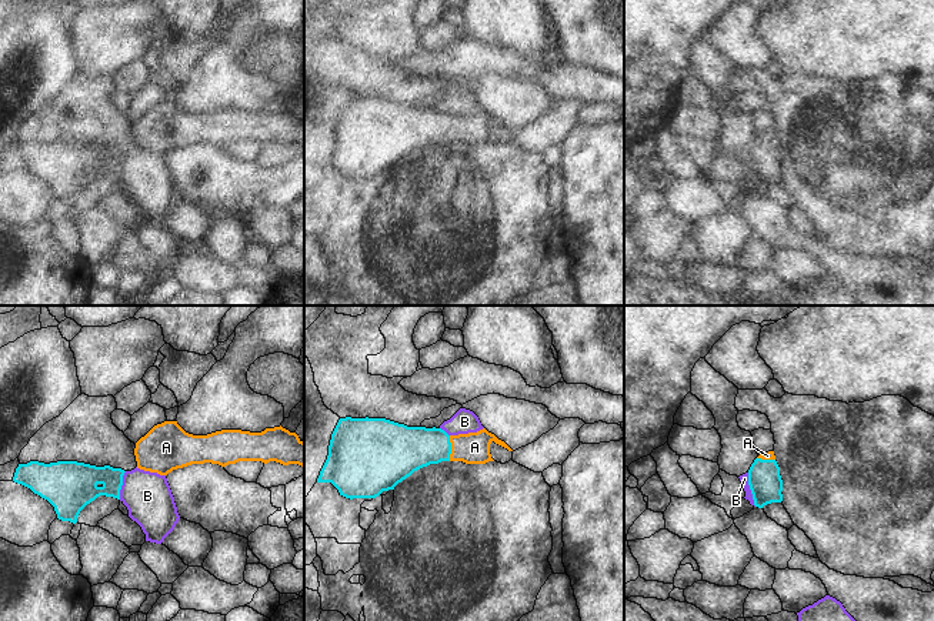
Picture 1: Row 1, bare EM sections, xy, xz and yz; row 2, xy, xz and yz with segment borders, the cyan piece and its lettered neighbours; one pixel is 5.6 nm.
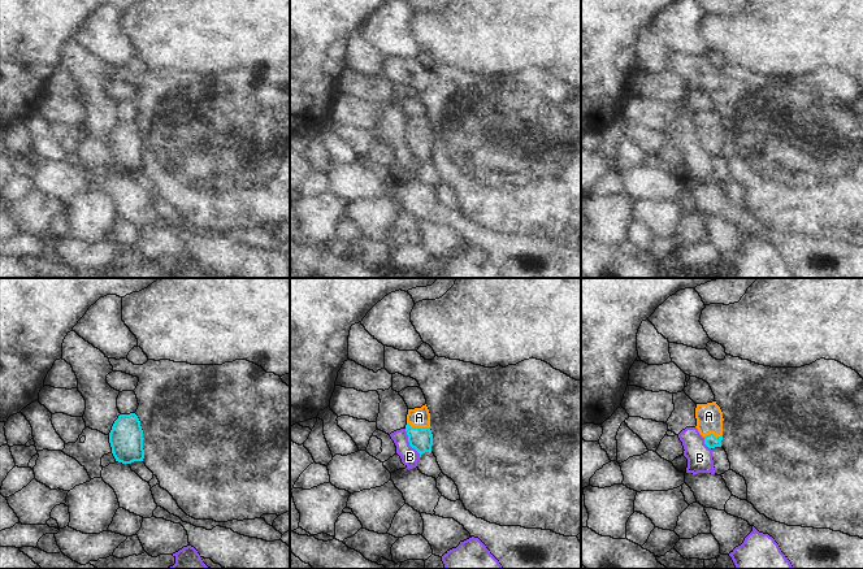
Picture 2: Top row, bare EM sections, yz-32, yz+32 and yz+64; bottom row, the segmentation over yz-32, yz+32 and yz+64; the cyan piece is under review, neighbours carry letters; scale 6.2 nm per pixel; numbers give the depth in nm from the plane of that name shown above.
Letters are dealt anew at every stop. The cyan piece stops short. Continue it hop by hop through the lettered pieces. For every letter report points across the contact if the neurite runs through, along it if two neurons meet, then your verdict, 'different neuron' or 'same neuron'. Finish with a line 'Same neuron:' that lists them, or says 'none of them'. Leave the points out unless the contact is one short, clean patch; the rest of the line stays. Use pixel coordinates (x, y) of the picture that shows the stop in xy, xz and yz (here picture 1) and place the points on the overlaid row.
A: way xz (406, 450), (450, 448), (474, 447); same neuron
B: border yz (747, 473), (747, 484), (756, 506); different neuron
Same neuron: A

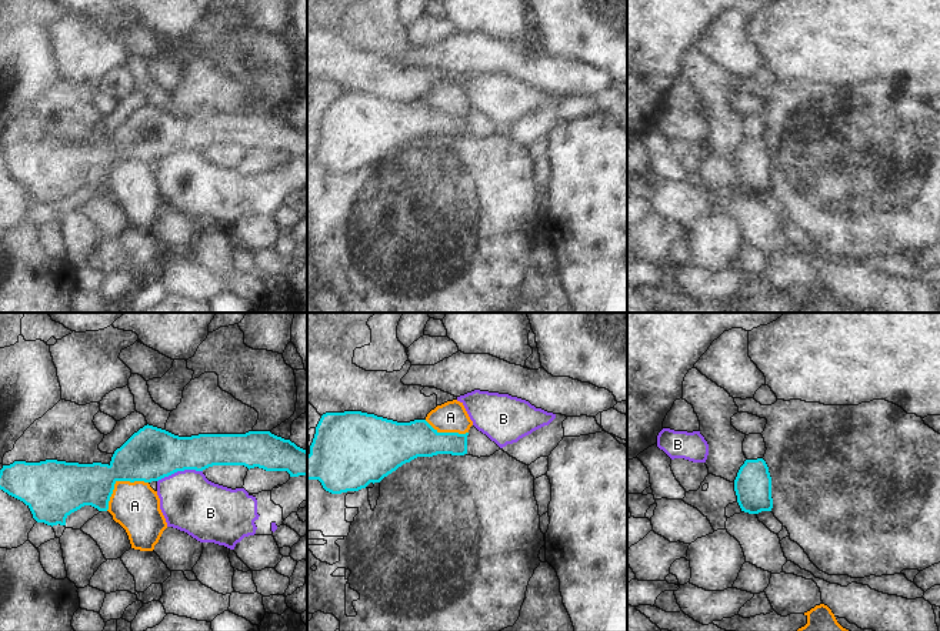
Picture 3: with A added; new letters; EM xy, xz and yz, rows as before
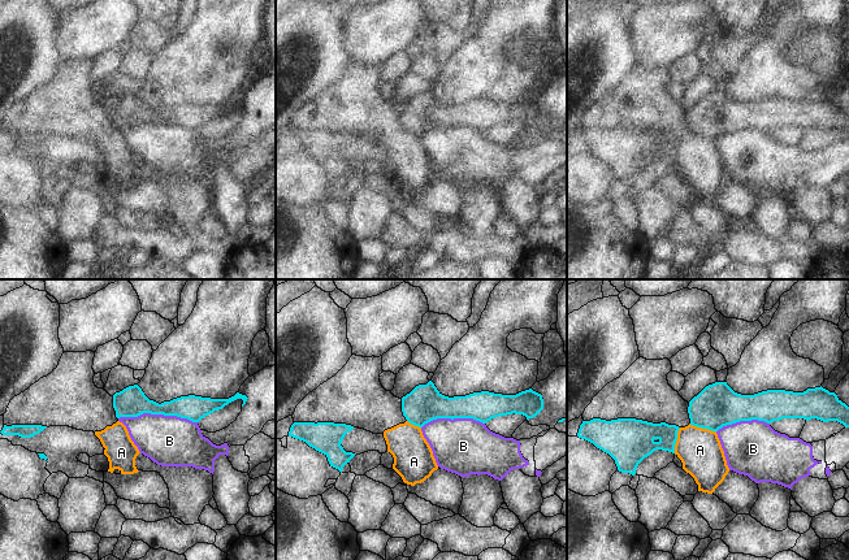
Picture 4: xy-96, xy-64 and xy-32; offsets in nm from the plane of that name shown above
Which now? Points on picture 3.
A: border xy (147, 481), (117, 481), (106, 510); different neuron
B: different neuron
Same neuron: none of them

